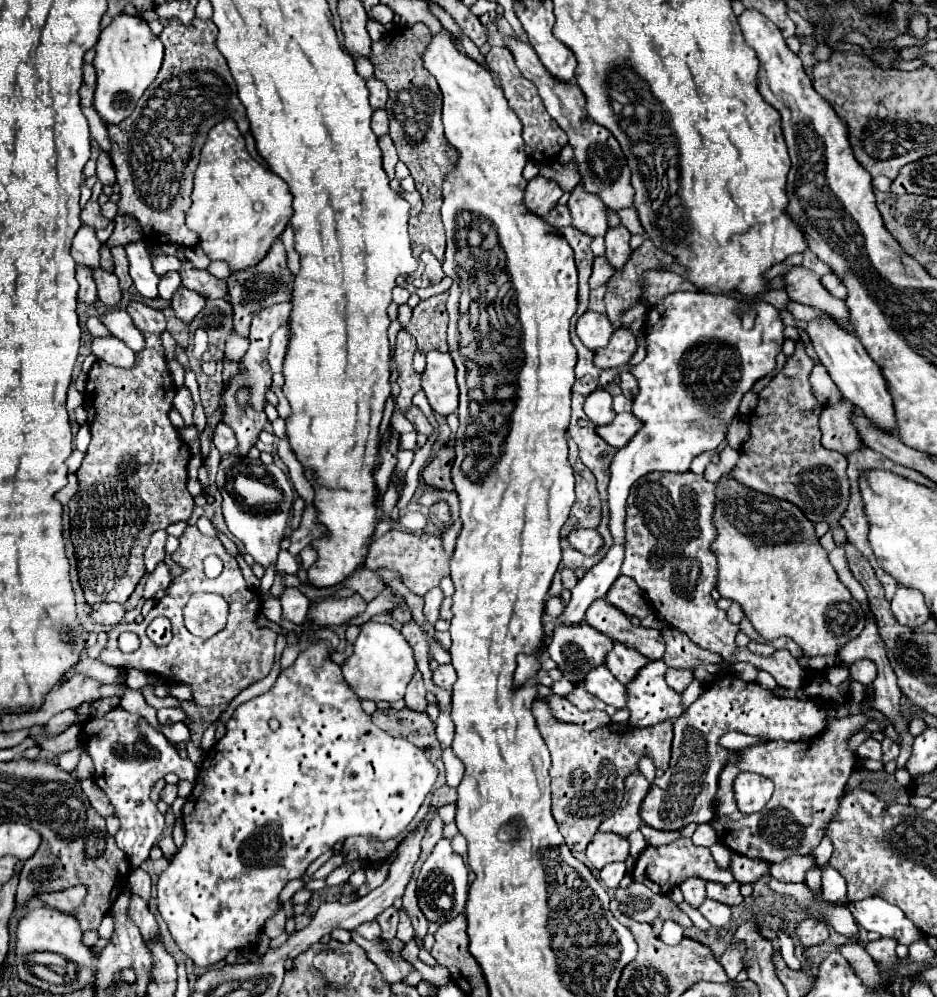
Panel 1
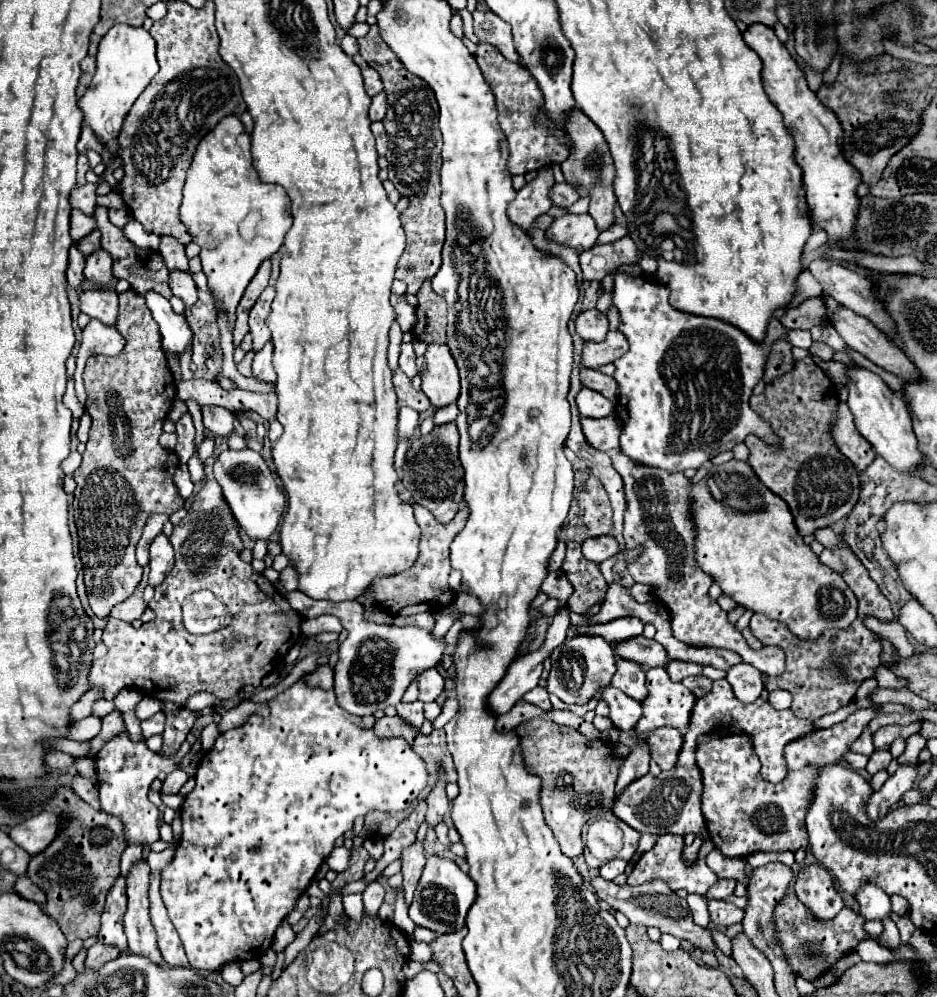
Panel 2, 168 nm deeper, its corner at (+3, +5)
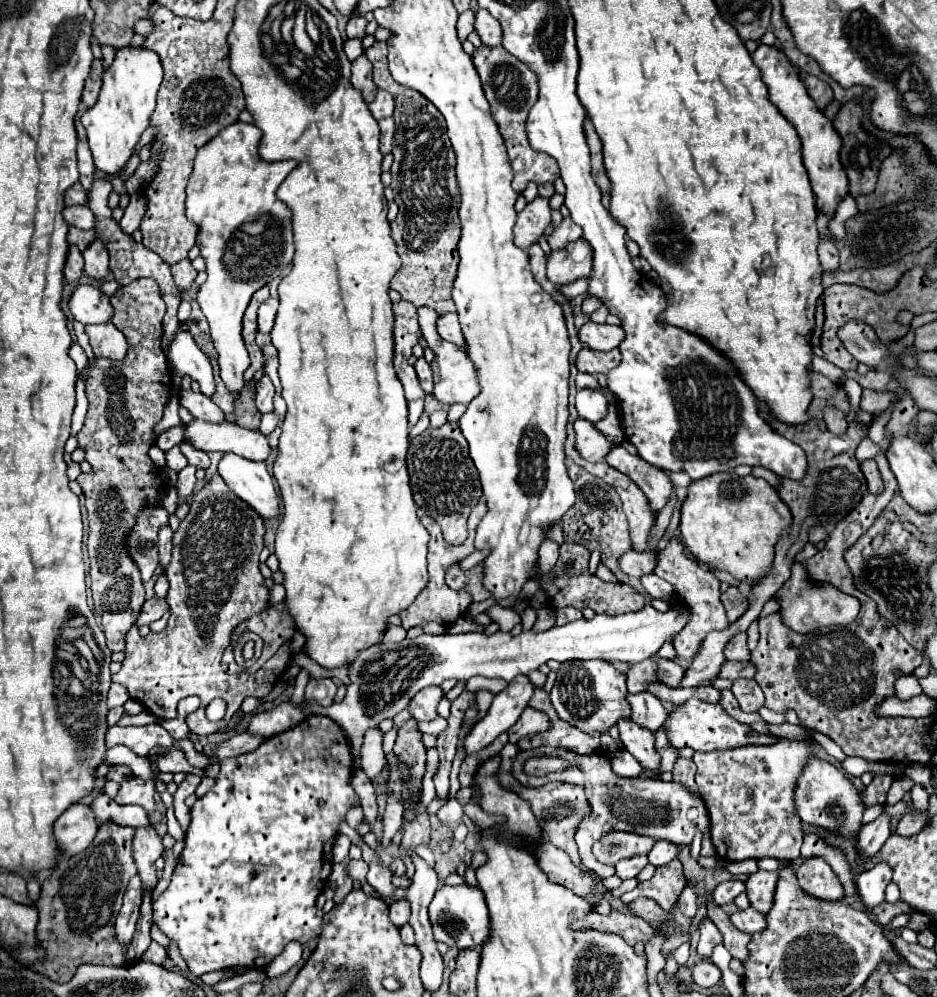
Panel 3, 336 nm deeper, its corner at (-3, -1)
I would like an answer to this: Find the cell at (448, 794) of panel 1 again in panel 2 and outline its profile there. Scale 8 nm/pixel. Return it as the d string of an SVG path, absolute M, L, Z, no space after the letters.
M419 801L417 809L413 809L413 813L397 825L397 829L385 839L385 853L383 853L383 857L377 861L373 871L363 876L362 879L364 881L367 881L367 883L375 881L381 871L399 857L401 849L409 847L413 843L413 839L417 837L417 829L419 829L421 821L425 819L425 811L427 811L427 803Z

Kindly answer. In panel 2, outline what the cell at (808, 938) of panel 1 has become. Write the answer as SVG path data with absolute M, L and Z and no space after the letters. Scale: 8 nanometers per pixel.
M803 865L795 877L794 891L819 919L833 919L843 909L843 897L833 885L831 873L817 865Z

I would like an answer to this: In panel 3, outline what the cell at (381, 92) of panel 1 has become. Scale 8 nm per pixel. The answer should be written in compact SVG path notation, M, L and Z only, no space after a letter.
M365 55L357 57L351 63L351 83L363 91L363 97L367 103L371 103L377 95L377 85L373 83L373 73L371 73L371 65L369 59Z

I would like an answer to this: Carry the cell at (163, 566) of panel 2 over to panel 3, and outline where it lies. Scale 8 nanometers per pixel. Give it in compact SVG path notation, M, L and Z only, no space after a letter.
M169 527L159 529L159 565L163 569L167 569L171 561L171 537L173 537L173 531Z

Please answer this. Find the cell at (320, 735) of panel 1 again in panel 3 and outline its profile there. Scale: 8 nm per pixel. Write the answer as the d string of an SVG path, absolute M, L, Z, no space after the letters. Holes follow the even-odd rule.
M309 715L305 717L299 725L273 735L269 739L265 739L255 751L251 753L243 753L237 757L229 757L223 759L219 763L219 773L217 773L217 781L215 785L195 801L195 805L191 807L191 823L189 829L185 833L185 849L179 857L179 863L173 871L171 883L169 887L161 893L161 897L153 903L153 923L159 925L159 929L173 939L179 949L181 955L185 957L189 971L197 977L201 977L207 971L219 971L219 969L233 969L233 967L267 967L281 951L283 947L297 939L301 943L307 943L309 939L317 937L321 933L321 921L323 921L323 913L315 907L317 895L323 891L325 887L325 879L331 873L333 867L333 859L331 859L331 849L335 839L339 837L339 825L345 819L345 815L361 805L359 795L353 789L353 755L351 755L351 743L345 735L345 731L339 727L339 723L335 723L331 717L327 715ZM319 799L325 801L325 809L321 809L317 803Z

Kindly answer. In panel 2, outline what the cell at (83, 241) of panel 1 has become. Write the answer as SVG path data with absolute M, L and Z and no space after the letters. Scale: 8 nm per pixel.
M71 211L71 237L73 241L79 241L81 237L89 235L95 229L95 219L89 215L83 215L83 211Z

